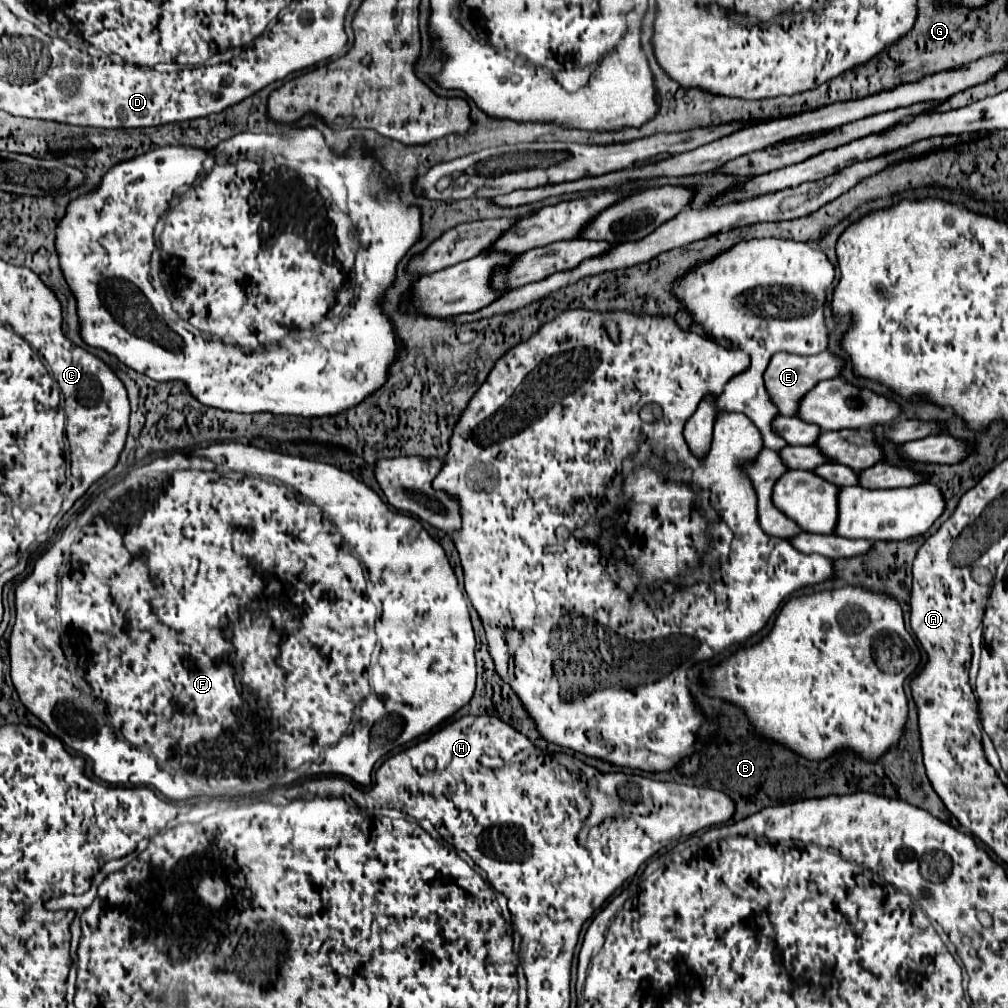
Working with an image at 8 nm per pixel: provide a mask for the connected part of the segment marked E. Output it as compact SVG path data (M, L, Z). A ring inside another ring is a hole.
M823 351L819 355L811 355L811 357L777 353L771 357L771 363L765 369L763 379L765 379L767 393L769 393L771 401L775 403L777 411L785 417L791 417L791 415L795 415L795 405L799 405L799 397L803 397L803 393L807 393L807 389L813 389L819 381L837 377L841 367L843 367L843 361L837 359L835 355L831 355L829 351Z

